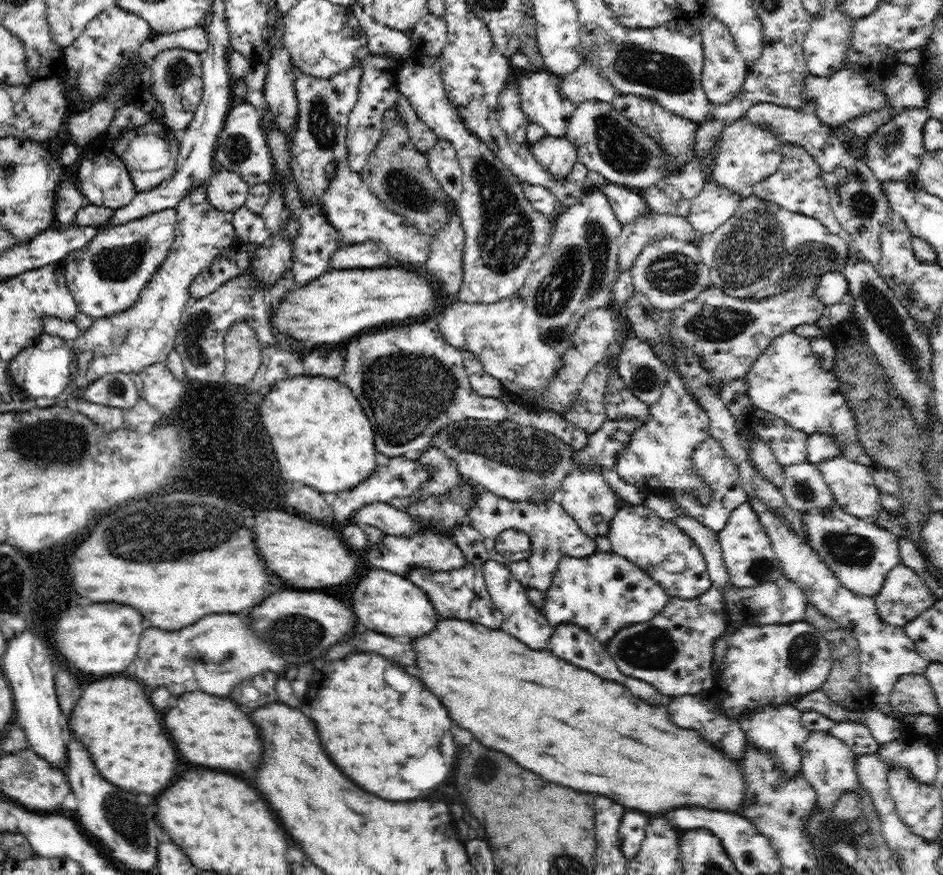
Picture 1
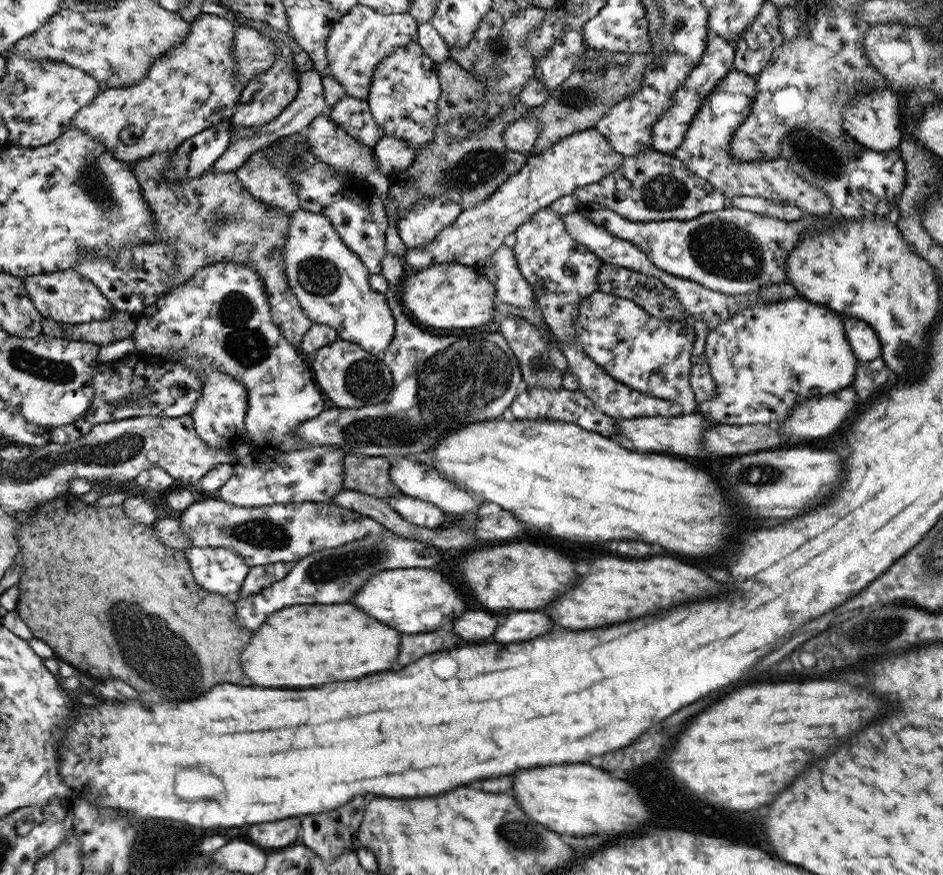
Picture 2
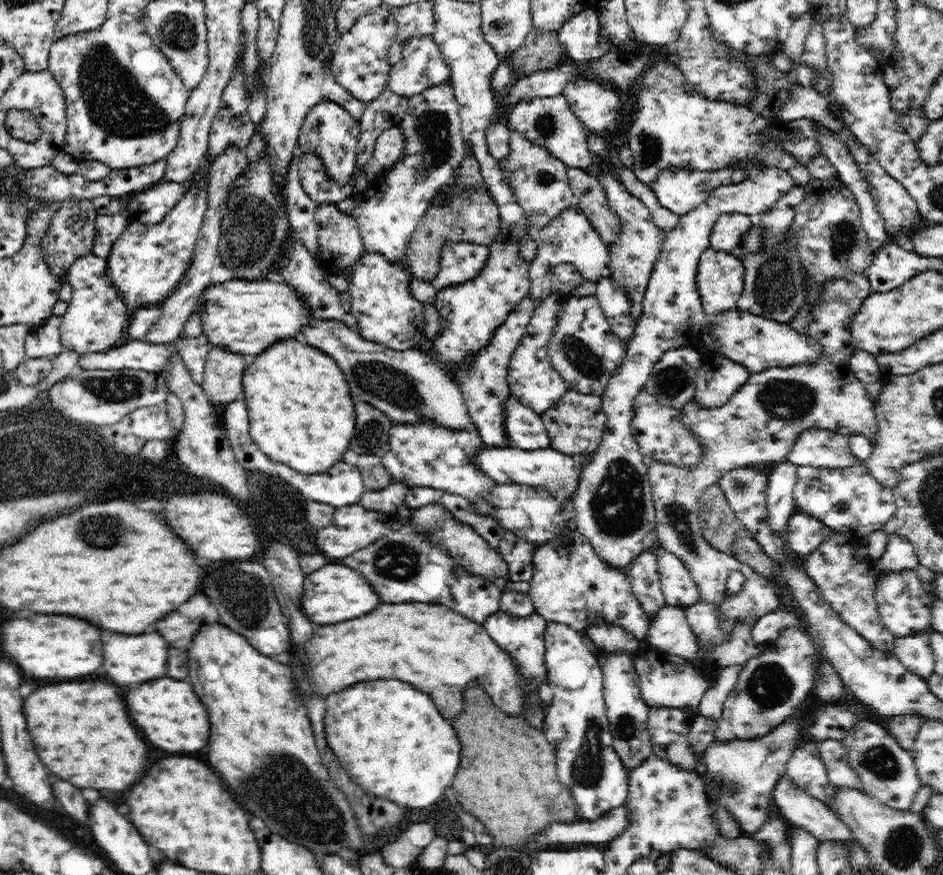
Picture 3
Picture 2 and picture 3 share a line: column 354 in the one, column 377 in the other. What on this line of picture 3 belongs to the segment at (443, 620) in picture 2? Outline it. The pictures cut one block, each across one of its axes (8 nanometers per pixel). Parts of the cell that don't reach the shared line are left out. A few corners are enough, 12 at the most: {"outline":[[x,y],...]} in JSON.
{"outline":[[328,564],[304,580],[302,610],[336,624],[374,610],[366,578]]}

